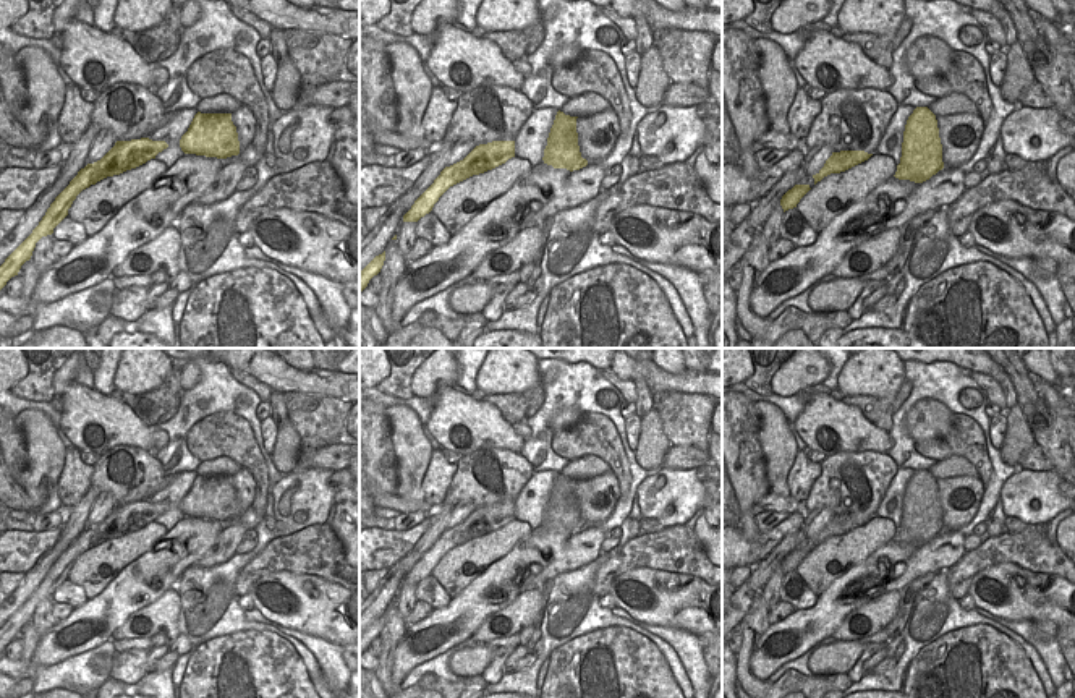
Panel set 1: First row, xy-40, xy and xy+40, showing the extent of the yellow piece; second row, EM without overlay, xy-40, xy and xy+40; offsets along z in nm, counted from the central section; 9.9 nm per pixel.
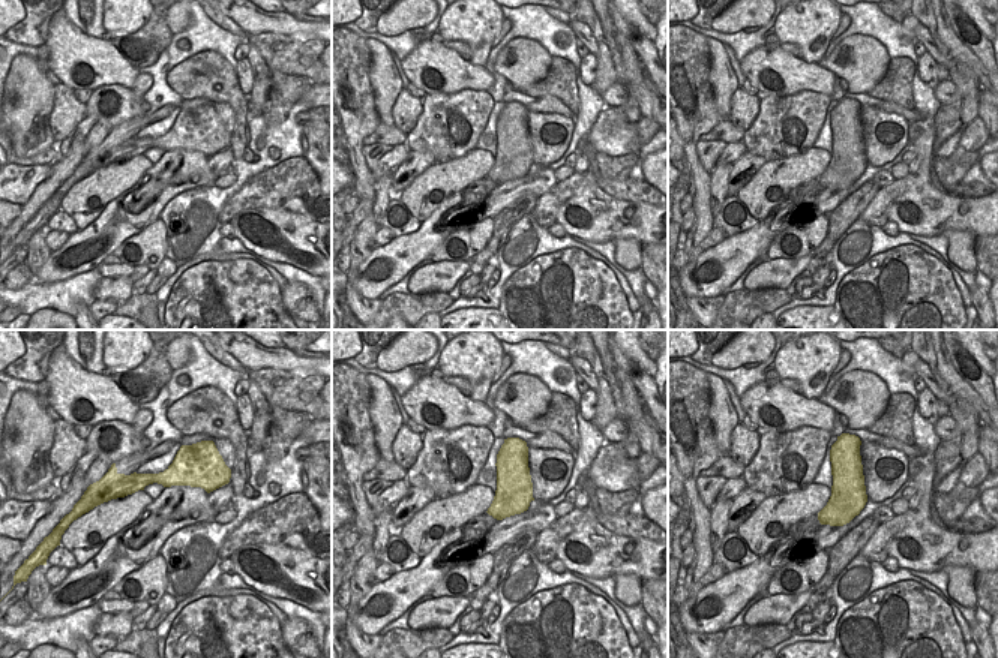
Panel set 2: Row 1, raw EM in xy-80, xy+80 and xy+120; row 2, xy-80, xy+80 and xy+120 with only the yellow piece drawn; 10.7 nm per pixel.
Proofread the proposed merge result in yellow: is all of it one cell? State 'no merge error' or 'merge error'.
merge error

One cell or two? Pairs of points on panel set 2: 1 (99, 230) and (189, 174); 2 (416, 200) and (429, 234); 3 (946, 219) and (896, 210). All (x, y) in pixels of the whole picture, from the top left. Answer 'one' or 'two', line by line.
1: one
2: two
3: one

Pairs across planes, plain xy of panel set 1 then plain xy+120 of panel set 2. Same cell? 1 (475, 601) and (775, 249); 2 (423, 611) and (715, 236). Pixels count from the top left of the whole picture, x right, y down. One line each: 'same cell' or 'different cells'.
1: different cells
2: same cell

